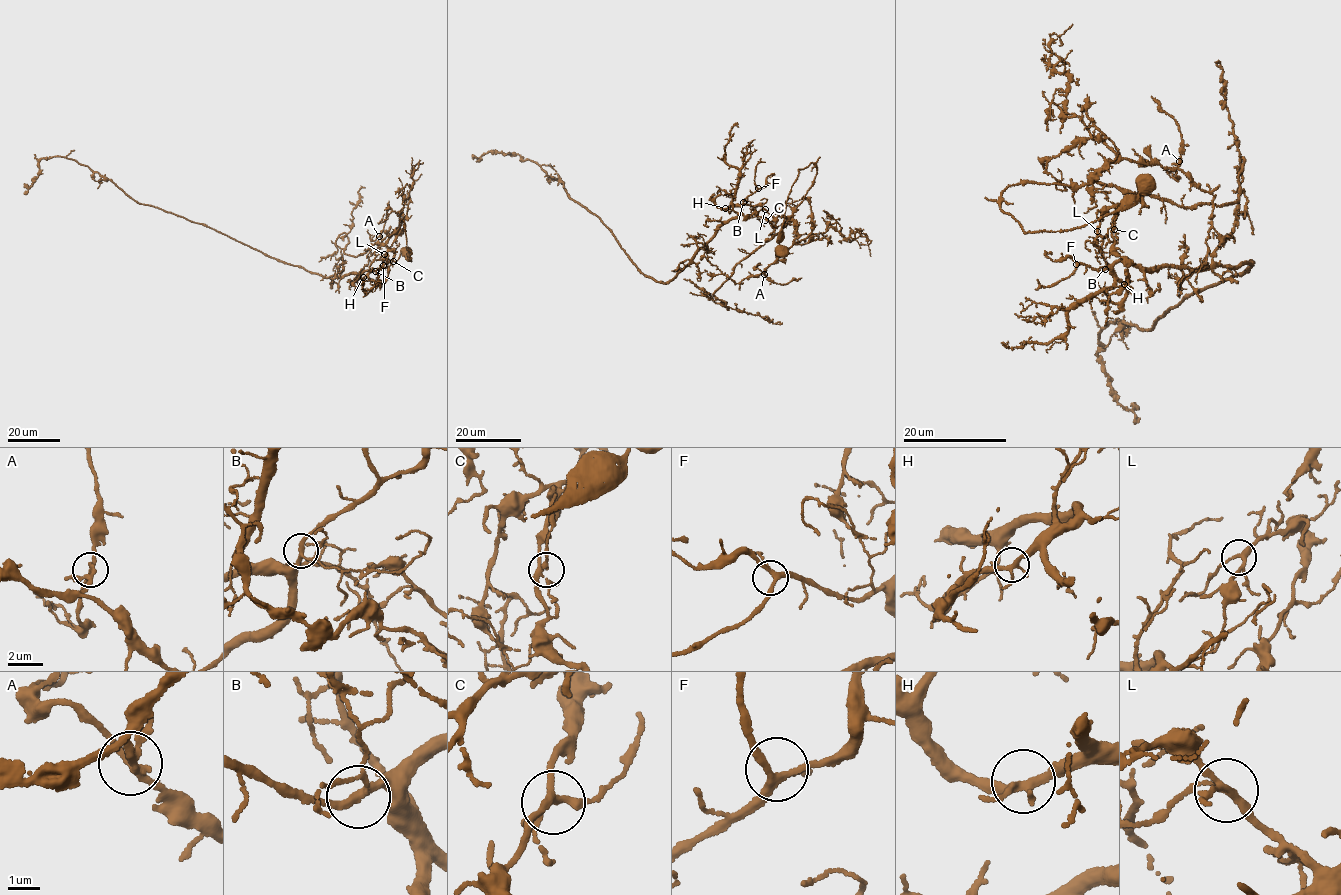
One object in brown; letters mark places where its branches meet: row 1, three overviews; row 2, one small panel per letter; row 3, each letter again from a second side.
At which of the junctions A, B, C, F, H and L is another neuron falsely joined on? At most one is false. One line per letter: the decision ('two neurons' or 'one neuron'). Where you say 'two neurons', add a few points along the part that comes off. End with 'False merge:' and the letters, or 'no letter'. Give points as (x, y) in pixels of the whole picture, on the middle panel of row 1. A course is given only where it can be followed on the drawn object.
A: one neuron
B: two neurons | (743, 202), (739, 216), (721, 223), (686, 266), (656, 282), (602, 220), (534, 161), (509, 152), (479, 160)
C: one neuron
F: one neuron
H: one neuron
L: one neuron
False merge: B

